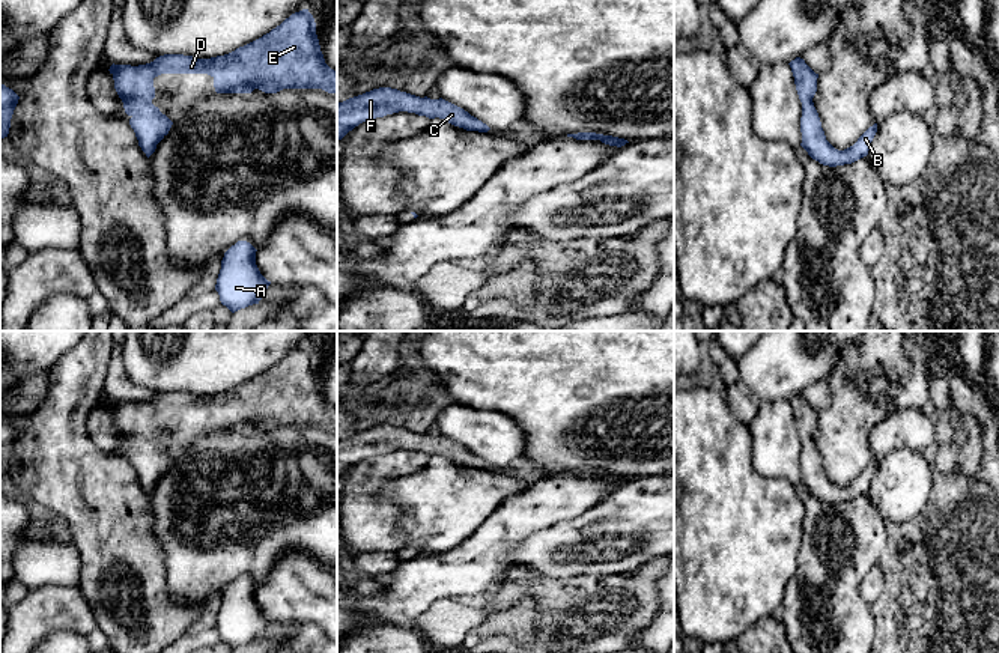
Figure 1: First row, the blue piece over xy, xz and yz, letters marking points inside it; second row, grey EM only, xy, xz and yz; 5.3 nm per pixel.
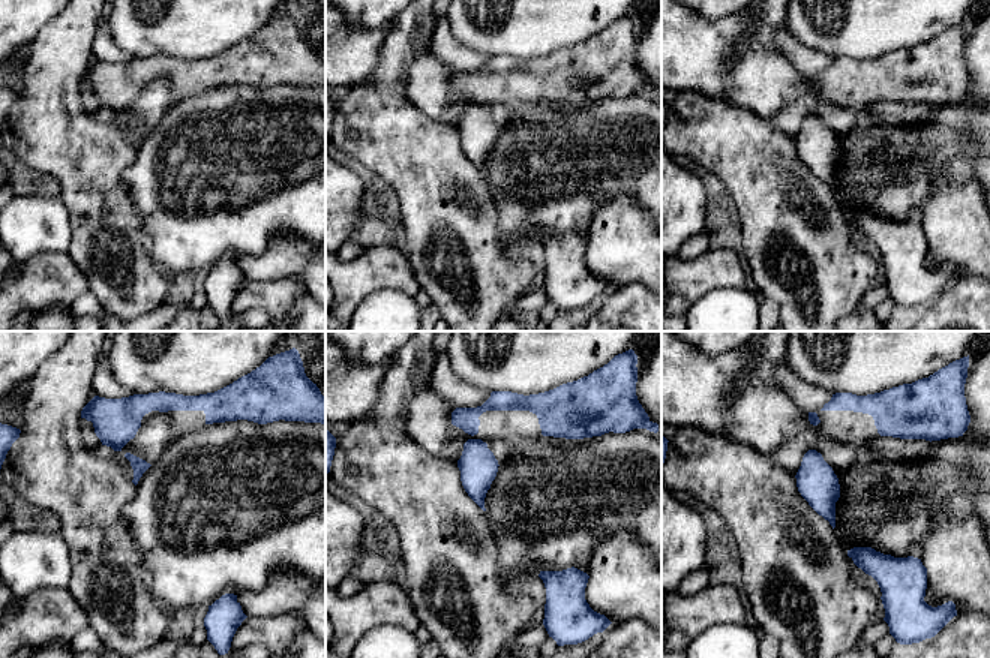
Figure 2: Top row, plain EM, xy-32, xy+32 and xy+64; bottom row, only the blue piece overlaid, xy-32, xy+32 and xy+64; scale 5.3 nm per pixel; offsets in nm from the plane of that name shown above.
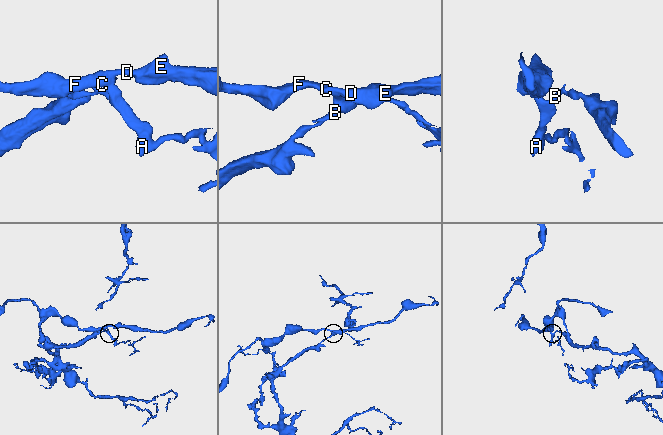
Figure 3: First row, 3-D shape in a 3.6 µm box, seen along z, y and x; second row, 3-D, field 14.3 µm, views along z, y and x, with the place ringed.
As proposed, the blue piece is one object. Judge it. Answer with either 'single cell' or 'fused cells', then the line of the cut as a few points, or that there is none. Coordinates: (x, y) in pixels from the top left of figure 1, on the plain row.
single cell | no cut

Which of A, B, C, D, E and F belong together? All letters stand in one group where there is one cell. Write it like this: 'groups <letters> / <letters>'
groups A B C D E F

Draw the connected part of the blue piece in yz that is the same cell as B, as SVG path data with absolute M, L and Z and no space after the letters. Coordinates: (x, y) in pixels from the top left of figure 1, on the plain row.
M796 394L788 402L794 414L799 436L802 439L800 483L808 489L808 492L820 501L829 504L852 501L867 494L871 478L877 469L877 460L870 463L853 483L844 487L835 486L826 477L818 450L812 439L812 435L817 429L818 411L815 411L800 394Z

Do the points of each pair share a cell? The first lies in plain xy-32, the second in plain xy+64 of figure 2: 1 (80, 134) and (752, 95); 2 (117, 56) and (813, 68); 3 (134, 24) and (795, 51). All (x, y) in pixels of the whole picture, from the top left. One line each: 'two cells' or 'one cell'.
1: two cells
2: one cell
3: two cells

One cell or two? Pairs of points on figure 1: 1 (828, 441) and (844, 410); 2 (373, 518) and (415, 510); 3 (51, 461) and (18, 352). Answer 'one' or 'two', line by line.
1: one
2: two
3: two

